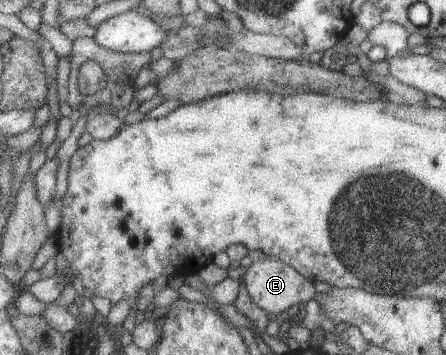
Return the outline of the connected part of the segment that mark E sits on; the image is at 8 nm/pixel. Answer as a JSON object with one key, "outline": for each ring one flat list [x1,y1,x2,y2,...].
{"outline":[[266,258,253,262,242,278,251,300,266,313,282,314,284,310,294,312,294,308,302,302,314,300,316,288,314,281,308,280,297,268,284,264,282,259]]}

